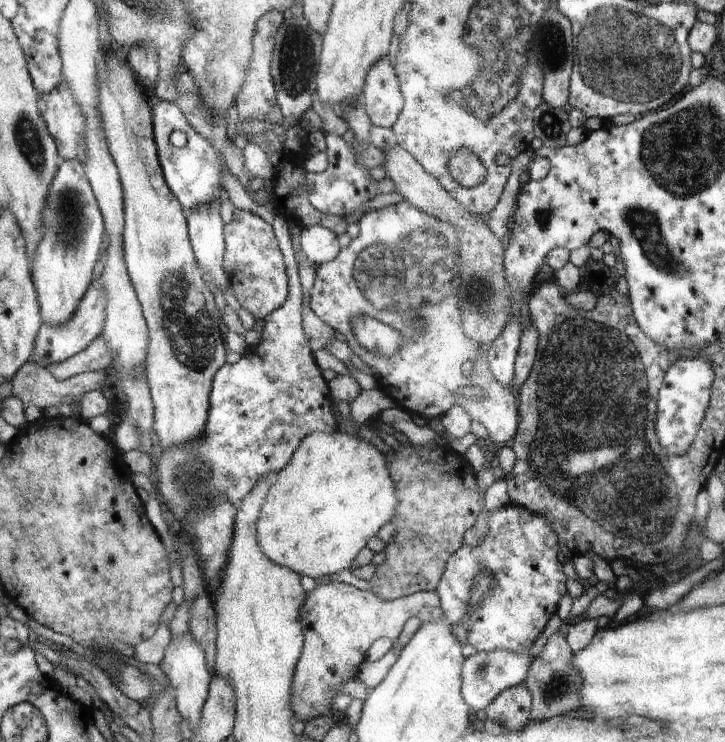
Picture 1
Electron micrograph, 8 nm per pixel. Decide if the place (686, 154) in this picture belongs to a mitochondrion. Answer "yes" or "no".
yes

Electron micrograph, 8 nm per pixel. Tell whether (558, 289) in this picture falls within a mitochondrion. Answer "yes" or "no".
no

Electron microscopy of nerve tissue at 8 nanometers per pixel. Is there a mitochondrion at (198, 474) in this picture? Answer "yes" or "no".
yes

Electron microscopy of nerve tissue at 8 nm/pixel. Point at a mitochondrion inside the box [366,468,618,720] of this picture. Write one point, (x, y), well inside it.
(558, 688)

